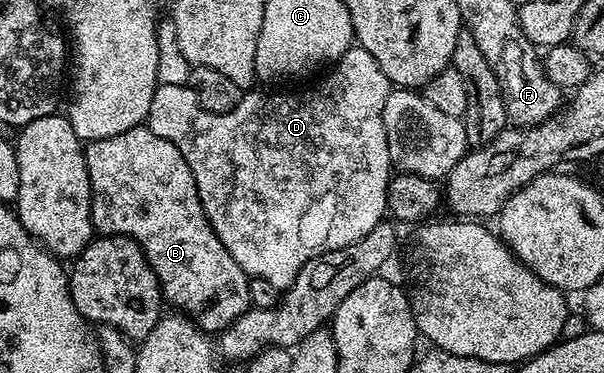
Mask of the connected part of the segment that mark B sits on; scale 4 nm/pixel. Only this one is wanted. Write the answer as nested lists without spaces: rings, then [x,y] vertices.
[[[137,127],[130,131],[122,131],[122,135],[114,135],[110,139],[98,139],[97,141],[87,142],[84,155],[86,167],[89,169],[90,187],[92,188],[92,223],[95,232],[100,235],[124,237],[126,229],[134,231],[134,223],[130,219],[132,211],[134,211],[136,213],[136,233],[138,233],[136,242],[142,247],[142,251],[146,255],[154,275],[160,280],[160,292],[163,300],[167,304],[169,301],[170,304],[177,305],[175,307],[177,310],[182,311],[185,317],[191,318],[197,328],[203,329],[209,335],[219,335],[228,329],[230,323],[234,319],[238,319],[250,307],[250,291],[248,290],[250,278],[248,274],[242,271],[242,267],[238,267],[234,255],[230,255],[230,251],[226,251],[222,239],[218,239],[218,235],[212,230],[212,224],[208,221],[206,211],[200,202],[198,187],[194,183],[194,175],[190,171],[186,159],[182,159],[182,151],[178,151],[178,147],[174,147],[174,143],[162,139],[162,135],[154,135],[154,131],[150,131],[147,127]]]

